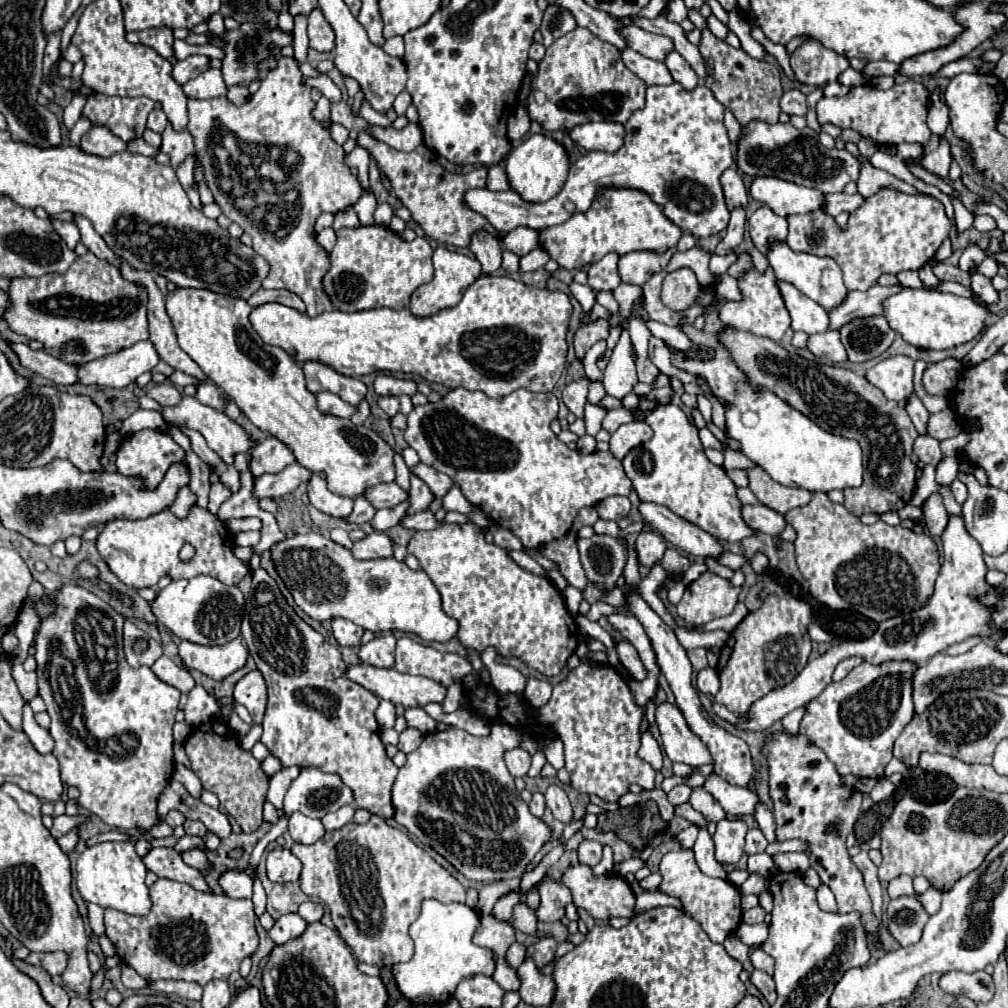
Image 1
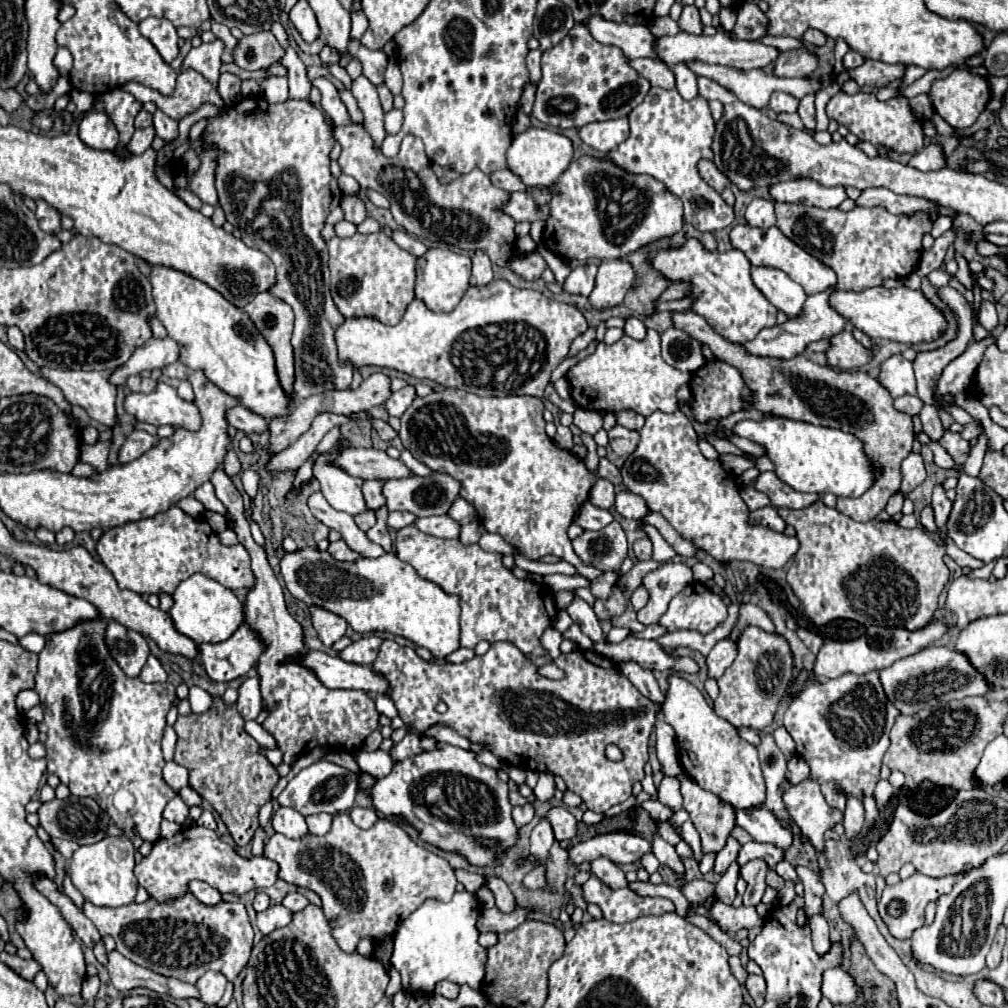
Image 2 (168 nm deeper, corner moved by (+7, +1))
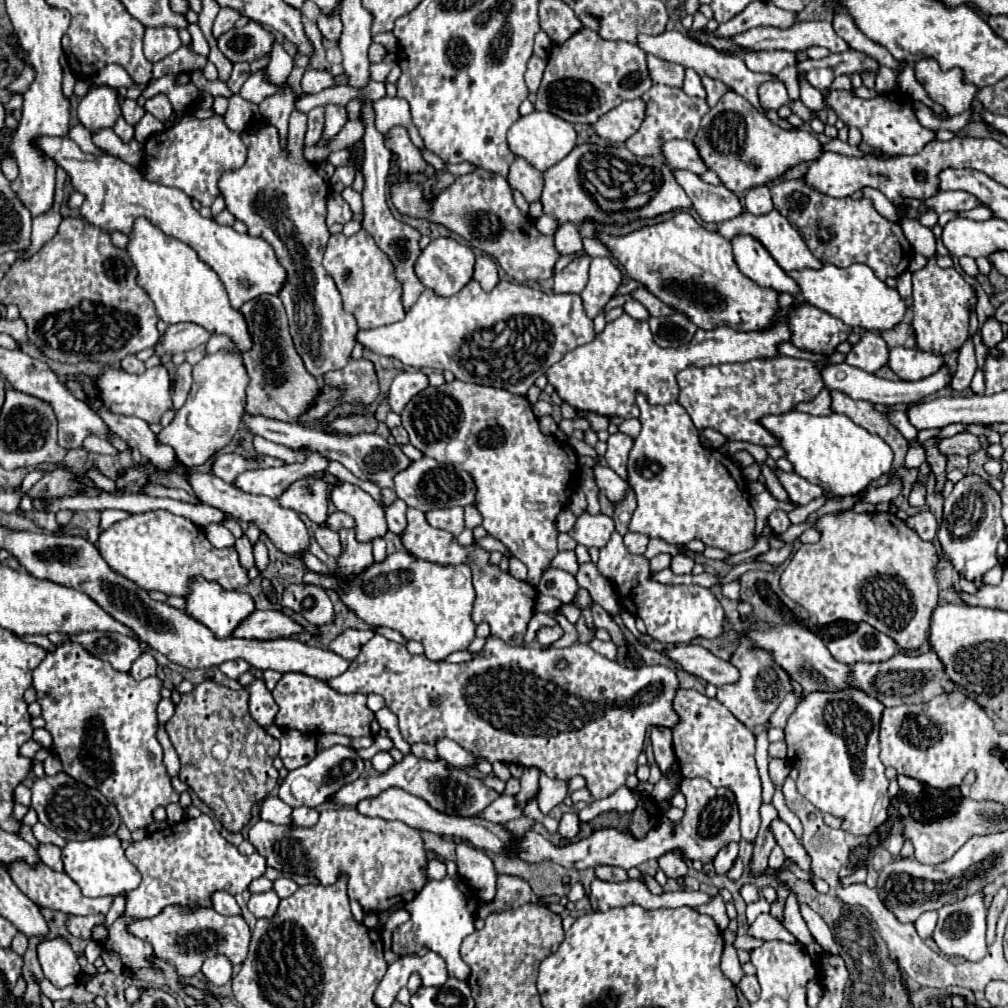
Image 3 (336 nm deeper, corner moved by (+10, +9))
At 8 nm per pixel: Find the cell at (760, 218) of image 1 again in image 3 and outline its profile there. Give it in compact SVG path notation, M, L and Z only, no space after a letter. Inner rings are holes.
M768 186L750 188L748 194L746 194L746 198L744 198L744 202L746 202L746 210L750 214L766 214L766 212L770 212L774 208Z

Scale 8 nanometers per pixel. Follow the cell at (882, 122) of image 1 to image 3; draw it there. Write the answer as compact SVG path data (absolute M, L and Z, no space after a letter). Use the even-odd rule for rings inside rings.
M832 90L828 96L828 106L836 110L838 118L846 126L856 126L862 132L862 142L882 154L914 154L920 152L930 140L936 138L934 130L924 128L912 108L912 100L904 94L880 94L870 100L852 96L848 90Z

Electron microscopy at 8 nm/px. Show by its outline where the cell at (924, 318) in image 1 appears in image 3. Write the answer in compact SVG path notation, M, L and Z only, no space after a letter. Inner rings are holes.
M824 262L822 268L792 270L788 276L798 284L800 298L818 310L824 310L848 326L860 326L862 330L890 330L894 328L906 312L904 300L898 296L896 288L888 288L874 272L864 264L850 264L848 268L838 268L830 262Z

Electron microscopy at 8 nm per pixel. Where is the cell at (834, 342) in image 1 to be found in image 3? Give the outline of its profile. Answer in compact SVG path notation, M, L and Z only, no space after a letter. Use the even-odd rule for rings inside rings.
M864 332L860 342L852 346L846 362L864 372L876 372L888 362L888 346L878 332Z

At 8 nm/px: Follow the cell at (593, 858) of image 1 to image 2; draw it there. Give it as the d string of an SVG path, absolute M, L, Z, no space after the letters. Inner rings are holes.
M597 858L591 862L591 872L601 880L605 882L609 888L625 888L627 886L627 880L625 880L625 874L609 860L609 858Z

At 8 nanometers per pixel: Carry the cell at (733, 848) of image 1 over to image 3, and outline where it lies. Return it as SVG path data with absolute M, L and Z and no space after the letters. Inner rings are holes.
M728 844L726 848L722 848L722 852L718 852L718 856L714 858L714 868L716 868L716 874L726 874L734 860L738 858L738 844Z

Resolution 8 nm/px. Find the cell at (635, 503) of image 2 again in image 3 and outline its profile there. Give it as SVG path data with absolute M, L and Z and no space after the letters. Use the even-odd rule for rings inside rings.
M594 466L594 482L600 490L600 494L606 494L610 502L618 502L622 500L622 496L626 494L628 482L622 480L614 470L610 470L608 466Z

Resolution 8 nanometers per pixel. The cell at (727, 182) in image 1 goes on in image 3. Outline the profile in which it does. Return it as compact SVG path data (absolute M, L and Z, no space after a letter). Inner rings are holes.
M668 140L666 144L662 144L662 154L670 168L690 170L694 174L706 172L706 166L702 164L698 150L690 140Z

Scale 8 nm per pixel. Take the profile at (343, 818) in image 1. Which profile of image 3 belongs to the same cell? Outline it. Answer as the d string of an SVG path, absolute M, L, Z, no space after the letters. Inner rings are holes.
M294 808L292 810L292 826L314 826L318 822L318 812L312 808Z

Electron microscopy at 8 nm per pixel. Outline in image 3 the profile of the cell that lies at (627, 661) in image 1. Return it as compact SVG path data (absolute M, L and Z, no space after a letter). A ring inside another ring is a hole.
M548 568L544 572L540 584L538 584L538 592L554 596L554 598L562 600L564 604L574 600L576 590L578 590L576 578L570 576L568 572L564 572L564 570L558 570L558 568Z

